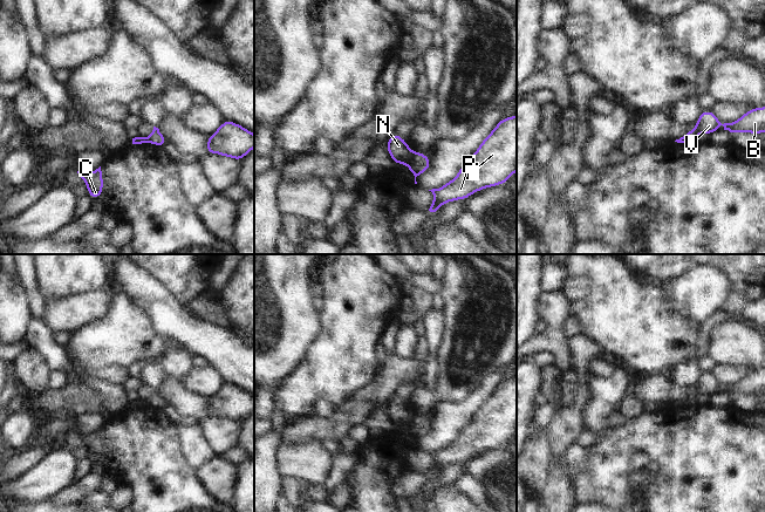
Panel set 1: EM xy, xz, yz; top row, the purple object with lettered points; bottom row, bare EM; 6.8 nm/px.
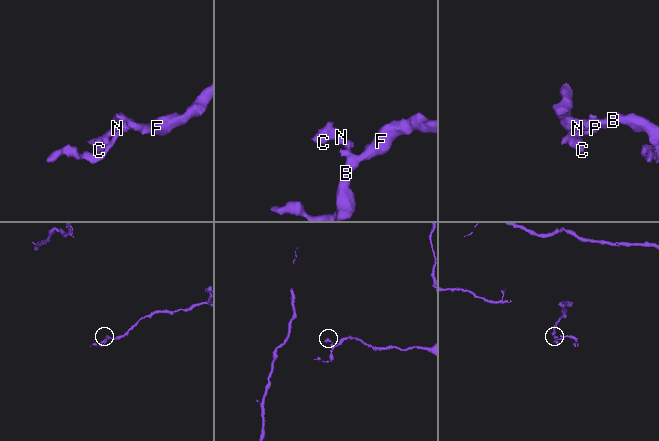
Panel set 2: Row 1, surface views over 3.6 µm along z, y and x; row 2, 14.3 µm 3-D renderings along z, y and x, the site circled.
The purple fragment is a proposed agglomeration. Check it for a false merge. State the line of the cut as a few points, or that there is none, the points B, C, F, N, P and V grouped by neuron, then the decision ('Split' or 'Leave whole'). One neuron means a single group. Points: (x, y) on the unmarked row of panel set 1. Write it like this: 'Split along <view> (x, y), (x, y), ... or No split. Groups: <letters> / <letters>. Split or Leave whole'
Split along xz (414, 415), (408, 427). Groups: B F P V / C N. Split

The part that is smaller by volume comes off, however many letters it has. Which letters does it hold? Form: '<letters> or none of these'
C, N

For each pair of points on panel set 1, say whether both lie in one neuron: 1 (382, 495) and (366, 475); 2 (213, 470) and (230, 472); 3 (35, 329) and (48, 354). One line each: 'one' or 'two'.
1: one
2: one
3: one

